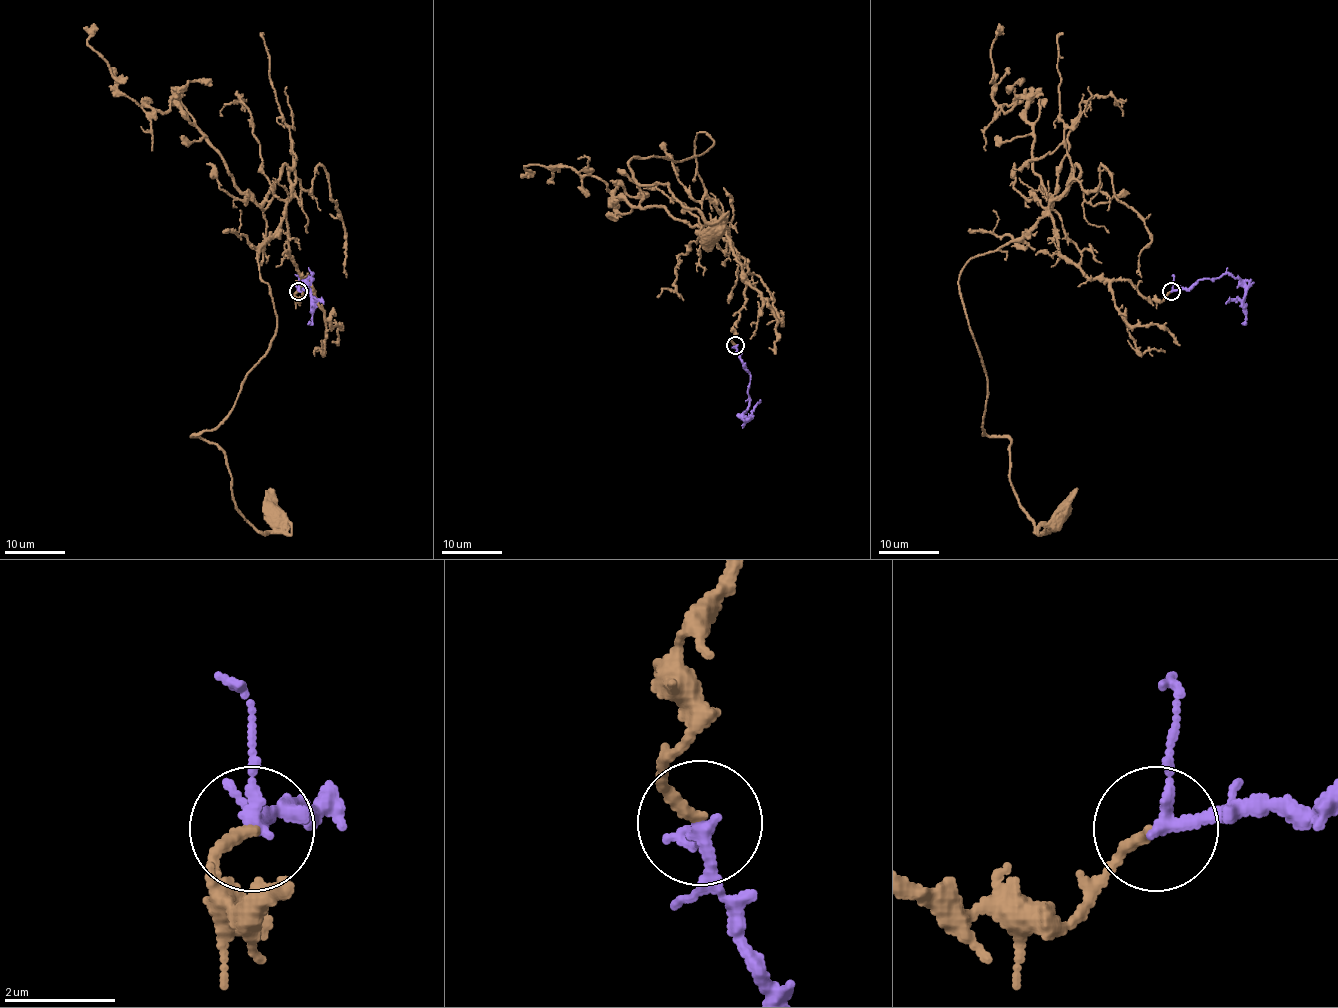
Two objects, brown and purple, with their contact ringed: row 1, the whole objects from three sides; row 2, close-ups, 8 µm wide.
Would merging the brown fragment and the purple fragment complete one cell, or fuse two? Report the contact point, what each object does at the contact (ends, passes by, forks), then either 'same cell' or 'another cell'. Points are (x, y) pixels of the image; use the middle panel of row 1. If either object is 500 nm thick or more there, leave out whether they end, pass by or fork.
at (735, 345); brown ends there; purple passes by; same cell

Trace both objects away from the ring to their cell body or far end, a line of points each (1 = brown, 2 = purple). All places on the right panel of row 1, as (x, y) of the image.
1: (1171, 290), (1154, 301), (1089, 278), (1047, 215), (964, 266), (984, 432), (1011, 440), (1035, 531), (1059, 511)
2: (1171, 290), (1189, 289), (1200, 280), (1231, 274), (1245, 289), (1245, 319), (1242, 324)

